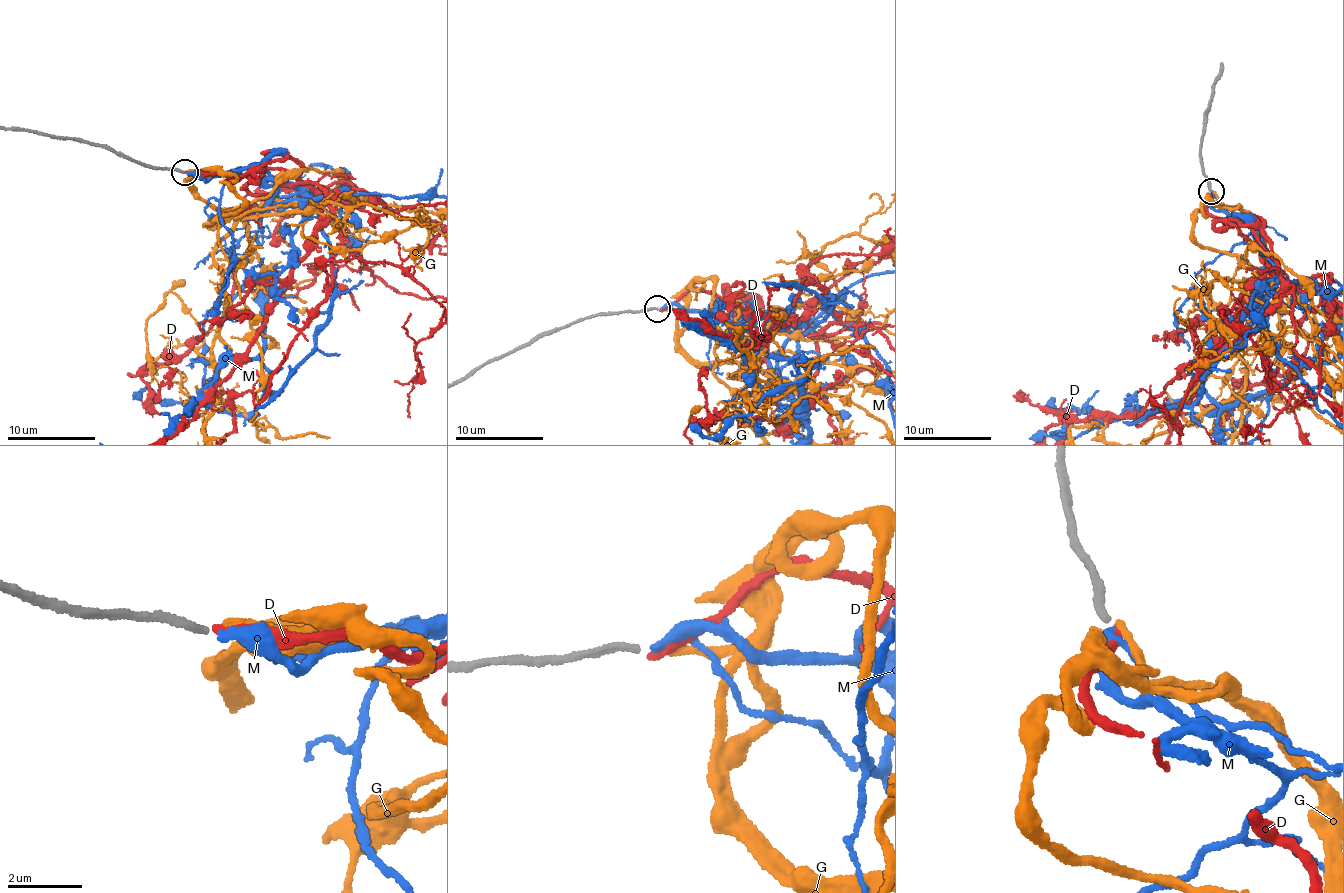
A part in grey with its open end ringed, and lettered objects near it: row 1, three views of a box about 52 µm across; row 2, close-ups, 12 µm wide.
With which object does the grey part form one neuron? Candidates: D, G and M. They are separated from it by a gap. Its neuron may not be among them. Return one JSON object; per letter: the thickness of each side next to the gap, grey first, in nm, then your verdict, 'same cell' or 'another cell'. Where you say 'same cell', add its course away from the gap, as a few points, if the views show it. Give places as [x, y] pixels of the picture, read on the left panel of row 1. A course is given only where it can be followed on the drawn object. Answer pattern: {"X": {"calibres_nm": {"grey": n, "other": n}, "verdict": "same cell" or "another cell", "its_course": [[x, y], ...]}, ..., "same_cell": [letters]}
{"D": {"calibres_nm": {"grey": 200, "other": 240}, "verdict": "another cell"}, "G": {"calibres_nm": {"grey": 200, "other": 200}, "verdict": "same cell"}, "M": {"calibres_nm": {"grey": 200, "other": 280}, "verdict": "another cell"}, "same_cell": ["G"]}

